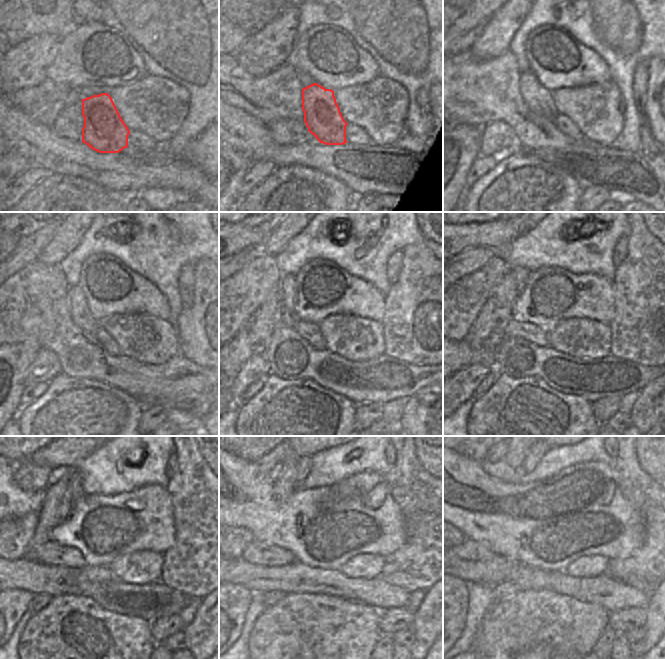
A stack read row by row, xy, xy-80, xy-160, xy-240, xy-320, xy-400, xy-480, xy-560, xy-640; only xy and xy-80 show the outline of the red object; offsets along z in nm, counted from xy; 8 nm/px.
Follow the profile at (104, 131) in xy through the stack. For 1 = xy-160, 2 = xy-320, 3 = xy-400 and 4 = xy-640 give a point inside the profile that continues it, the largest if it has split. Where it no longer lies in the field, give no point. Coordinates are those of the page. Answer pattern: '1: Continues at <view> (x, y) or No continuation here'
1: Continues at xy-160 (539, 100)
2: Continues at xy-320 (289, 286)
3: Continues at xy-400 (520, 274)
4: Continues at xy-640 (534, 456).

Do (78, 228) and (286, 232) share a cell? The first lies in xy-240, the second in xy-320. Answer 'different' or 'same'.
same

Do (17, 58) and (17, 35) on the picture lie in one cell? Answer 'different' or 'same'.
different

